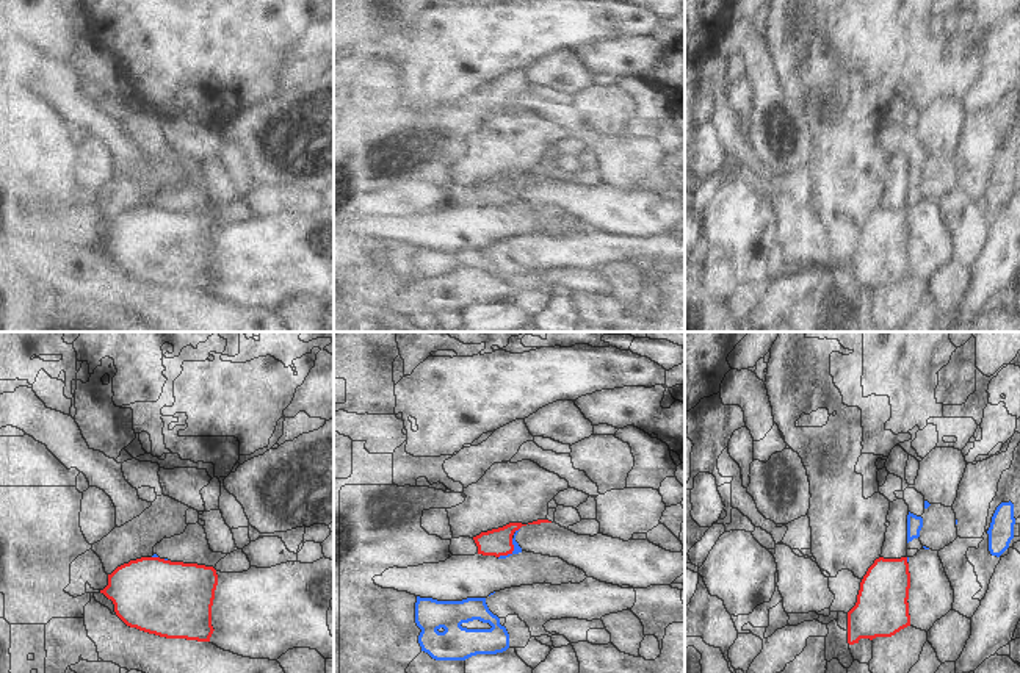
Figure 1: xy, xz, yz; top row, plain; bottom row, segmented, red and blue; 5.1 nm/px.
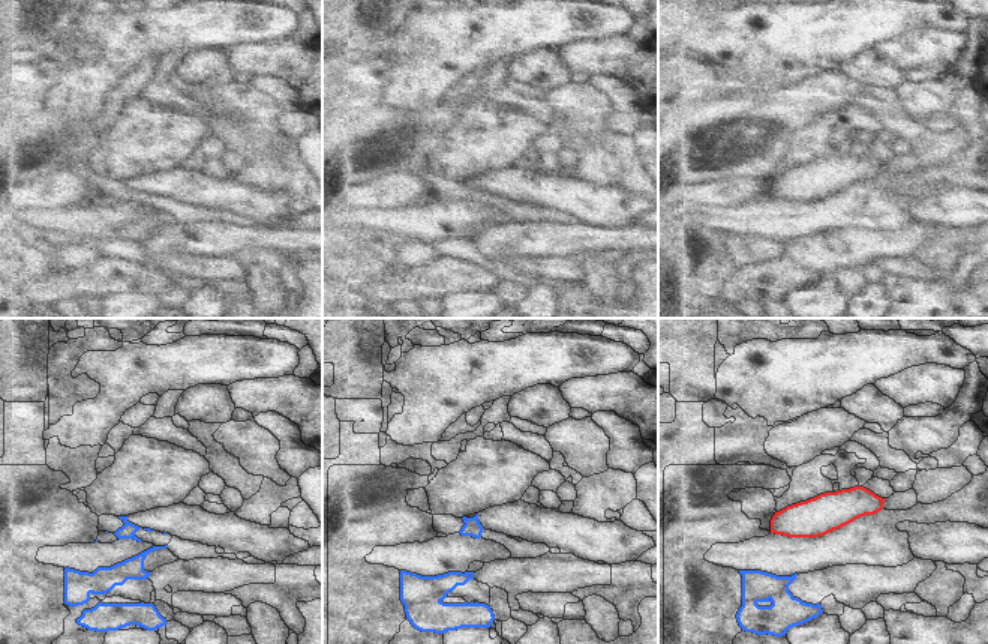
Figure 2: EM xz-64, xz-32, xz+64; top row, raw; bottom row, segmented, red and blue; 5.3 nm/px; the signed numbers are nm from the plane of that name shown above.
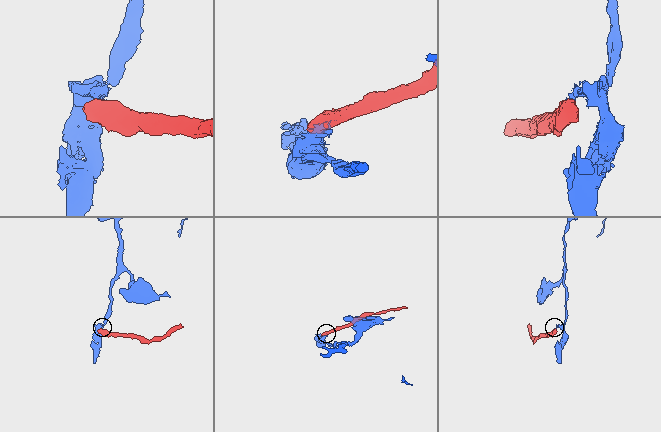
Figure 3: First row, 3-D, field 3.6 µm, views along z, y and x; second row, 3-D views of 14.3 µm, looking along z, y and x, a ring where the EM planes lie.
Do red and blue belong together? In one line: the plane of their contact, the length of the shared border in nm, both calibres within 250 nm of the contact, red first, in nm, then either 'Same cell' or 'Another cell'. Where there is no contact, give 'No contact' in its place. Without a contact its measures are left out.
Touches red in xz. Shared border 130 nm. Thickness 140 nm (red) against 40 nm. Another cell.

